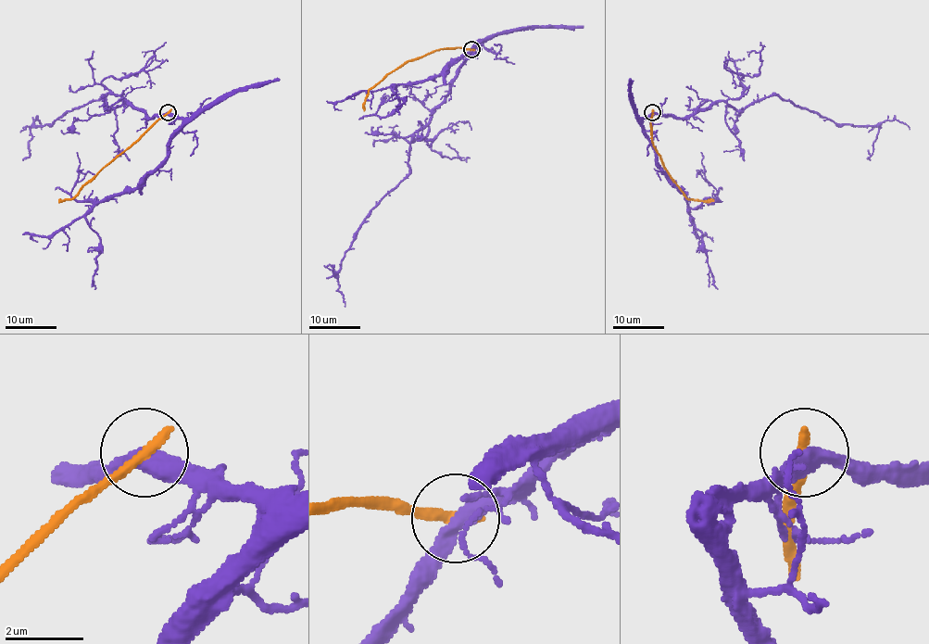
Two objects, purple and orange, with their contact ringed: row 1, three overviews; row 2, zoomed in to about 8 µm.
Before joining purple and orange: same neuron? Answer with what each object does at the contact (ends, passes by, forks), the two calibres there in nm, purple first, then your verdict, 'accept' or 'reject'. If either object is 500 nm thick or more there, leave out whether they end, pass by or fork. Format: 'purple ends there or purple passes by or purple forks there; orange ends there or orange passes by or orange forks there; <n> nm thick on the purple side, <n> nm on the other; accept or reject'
purple passes by; orange ends there; 400 nm thick on the purple side, 320 nm on the other; reject

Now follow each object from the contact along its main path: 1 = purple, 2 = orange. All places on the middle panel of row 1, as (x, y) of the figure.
1: (471, 49), (447, 96), (414, 134), (408, 174), (371, 209), (337, 272), (327, 268)
2: (471, 49), (441, 48), (404, 62), (374, 85), (365, 99), (364, 111)

